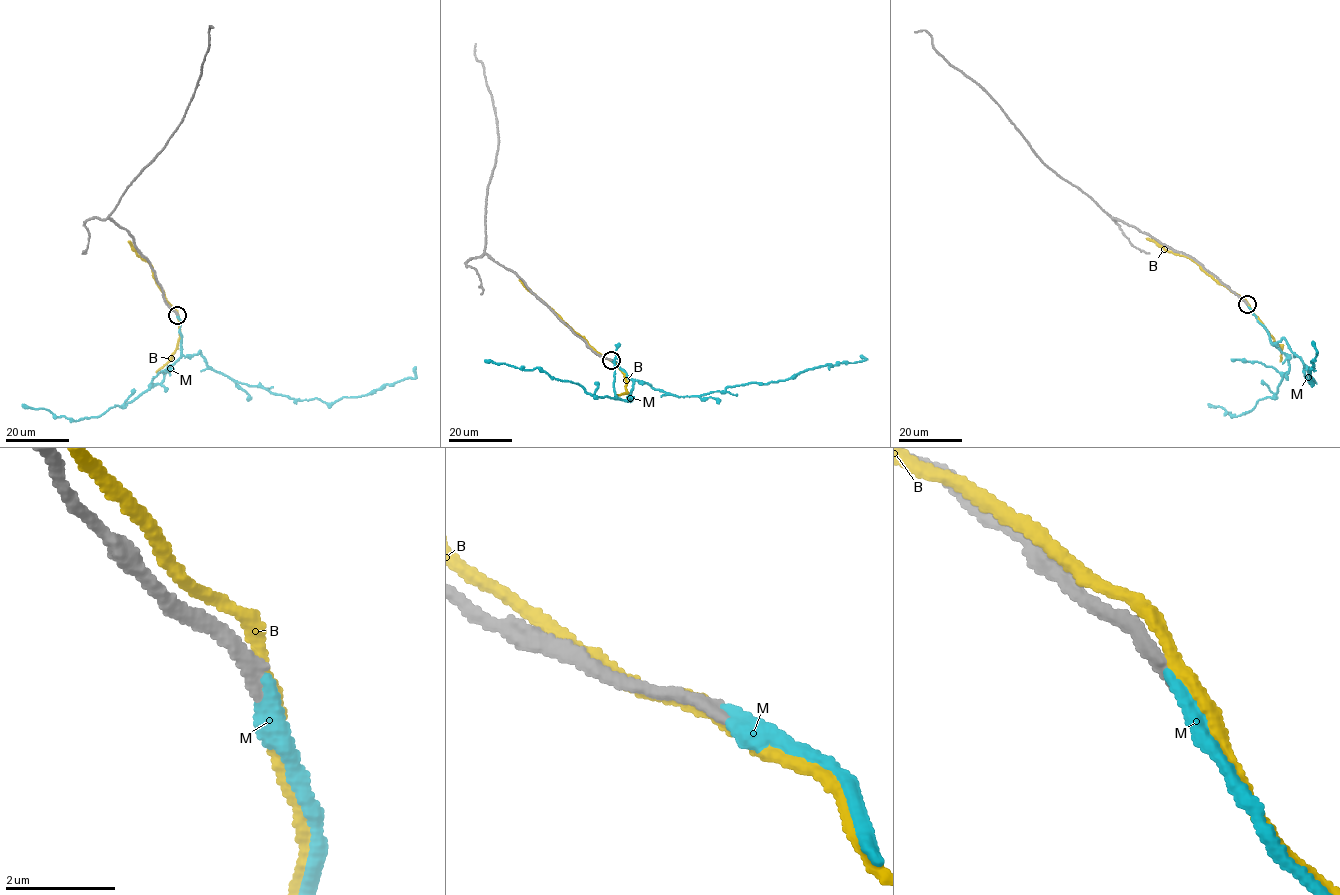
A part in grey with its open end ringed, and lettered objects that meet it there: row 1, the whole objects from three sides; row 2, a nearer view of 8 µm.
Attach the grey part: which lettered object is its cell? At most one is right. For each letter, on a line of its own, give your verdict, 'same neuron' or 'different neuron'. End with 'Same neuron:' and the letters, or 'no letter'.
B: different neuron
M: same neuron
Same neuron: M

